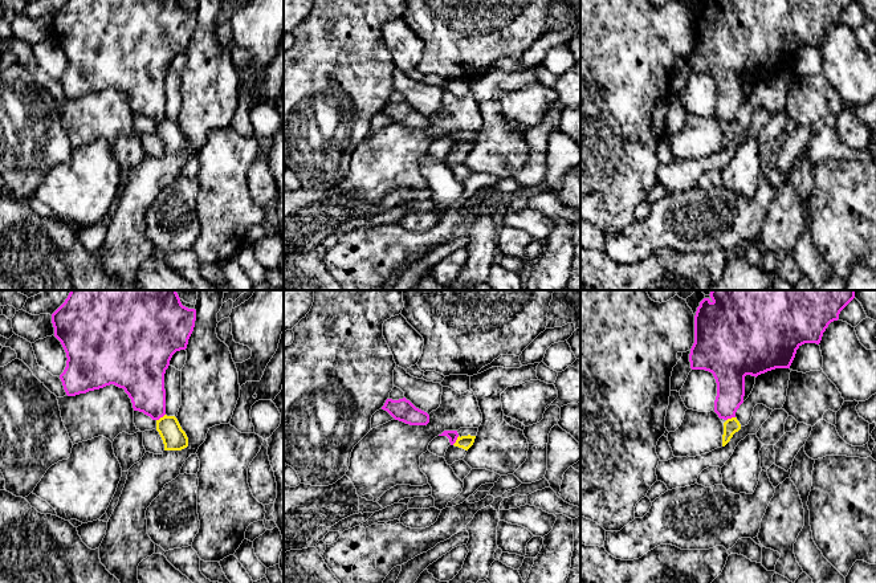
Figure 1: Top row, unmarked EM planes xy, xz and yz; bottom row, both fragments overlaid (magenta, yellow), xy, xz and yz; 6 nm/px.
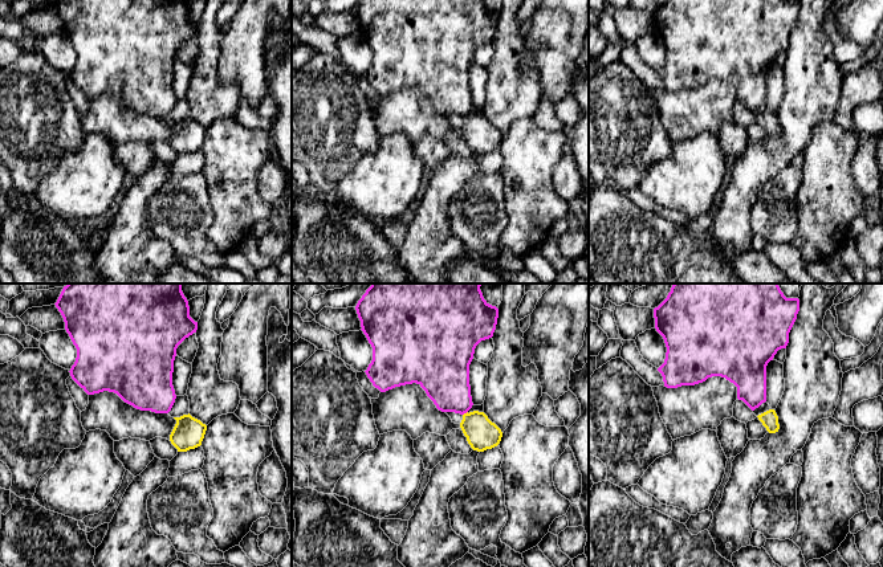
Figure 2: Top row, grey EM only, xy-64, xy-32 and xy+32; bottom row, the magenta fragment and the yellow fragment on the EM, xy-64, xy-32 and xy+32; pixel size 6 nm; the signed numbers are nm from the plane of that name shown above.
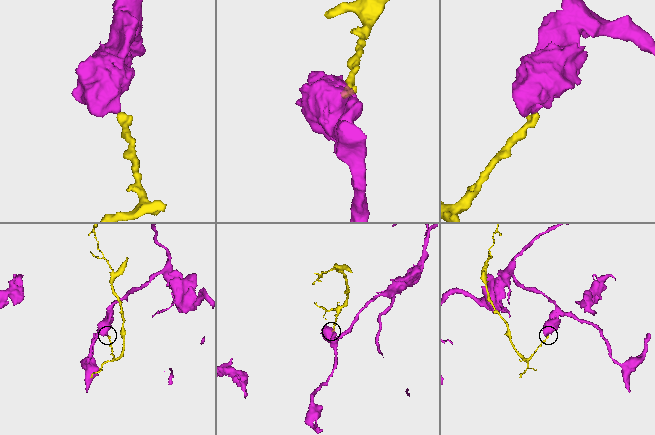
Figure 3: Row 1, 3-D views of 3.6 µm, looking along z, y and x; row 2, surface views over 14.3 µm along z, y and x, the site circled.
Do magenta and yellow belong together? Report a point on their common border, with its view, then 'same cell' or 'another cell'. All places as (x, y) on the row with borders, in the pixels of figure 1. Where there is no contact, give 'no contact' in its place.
xy (161, 416) | another cell

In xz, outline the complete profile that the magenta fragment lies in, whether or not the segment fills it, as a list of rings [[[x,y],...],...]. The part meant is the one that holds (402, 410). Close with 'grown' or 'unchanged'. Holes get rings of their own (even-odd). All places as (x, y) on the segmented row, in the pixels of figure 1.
[[[406,398],[399,400],[387,399],[382,409],[387,411],[395,420],[410,425],[427,425],[429,423],[429,415],[416,408]]]; unchanged

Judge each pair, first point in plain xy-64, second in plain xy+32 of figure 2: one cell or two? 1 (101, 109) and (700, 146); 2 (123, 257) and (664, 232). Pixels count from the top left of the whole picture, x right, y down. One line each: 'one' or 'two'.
1: two
2: two

